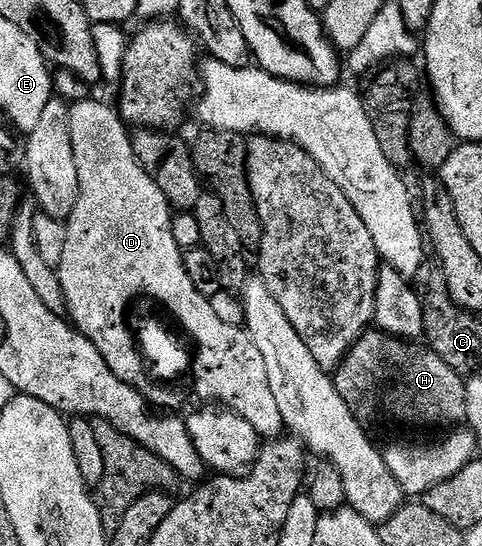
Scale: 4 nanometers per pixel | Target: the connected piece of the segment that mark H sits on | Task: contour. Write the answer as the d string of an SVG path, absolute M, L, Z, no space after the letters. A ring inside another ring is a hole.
M369 330L361 336L344 356L344 360L334 373L338 394L354 410L360 408L385 408L396 420L404 424L452 424L448 426L460 426L466 420L466 380L459 376L438 354L434 354L431 348L421 346L416 342L405 342L403 339L389 336L387 332ZM392 384L388 397L383 396L384 387Z

